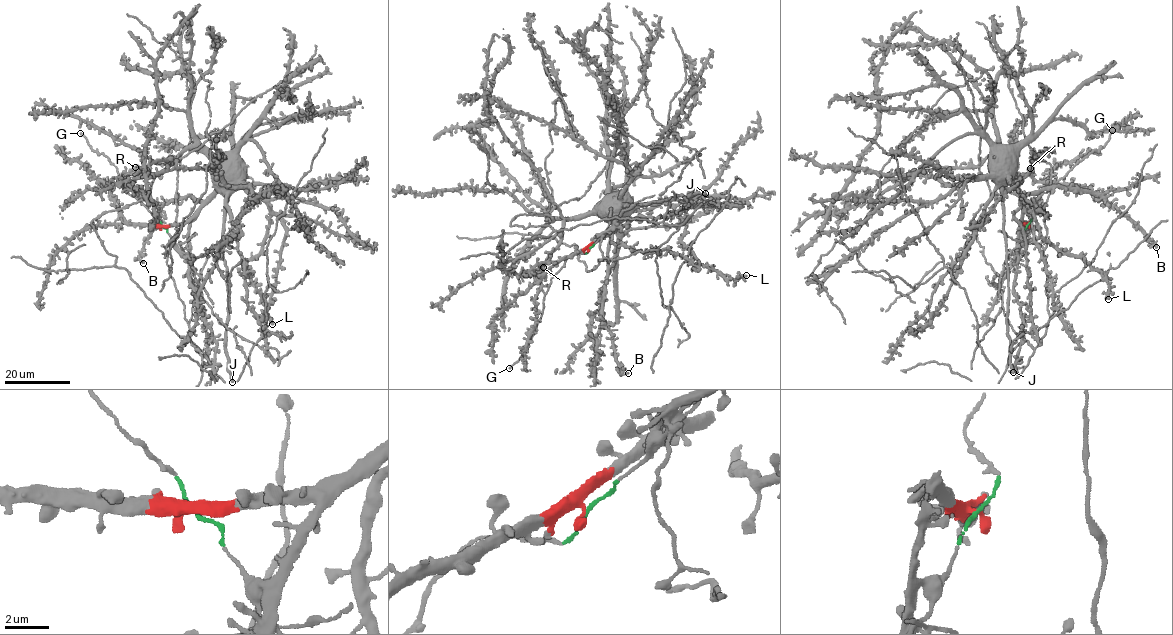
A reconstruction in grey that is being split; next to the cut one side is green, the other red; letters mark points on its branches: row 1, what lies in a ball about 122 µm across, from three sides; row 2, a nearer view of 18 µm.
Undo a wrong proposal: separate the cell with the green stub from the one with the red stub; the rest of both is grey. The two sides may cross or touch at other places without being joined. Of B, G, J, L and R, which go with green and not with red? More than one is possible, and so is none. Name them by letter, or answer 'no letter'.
G

